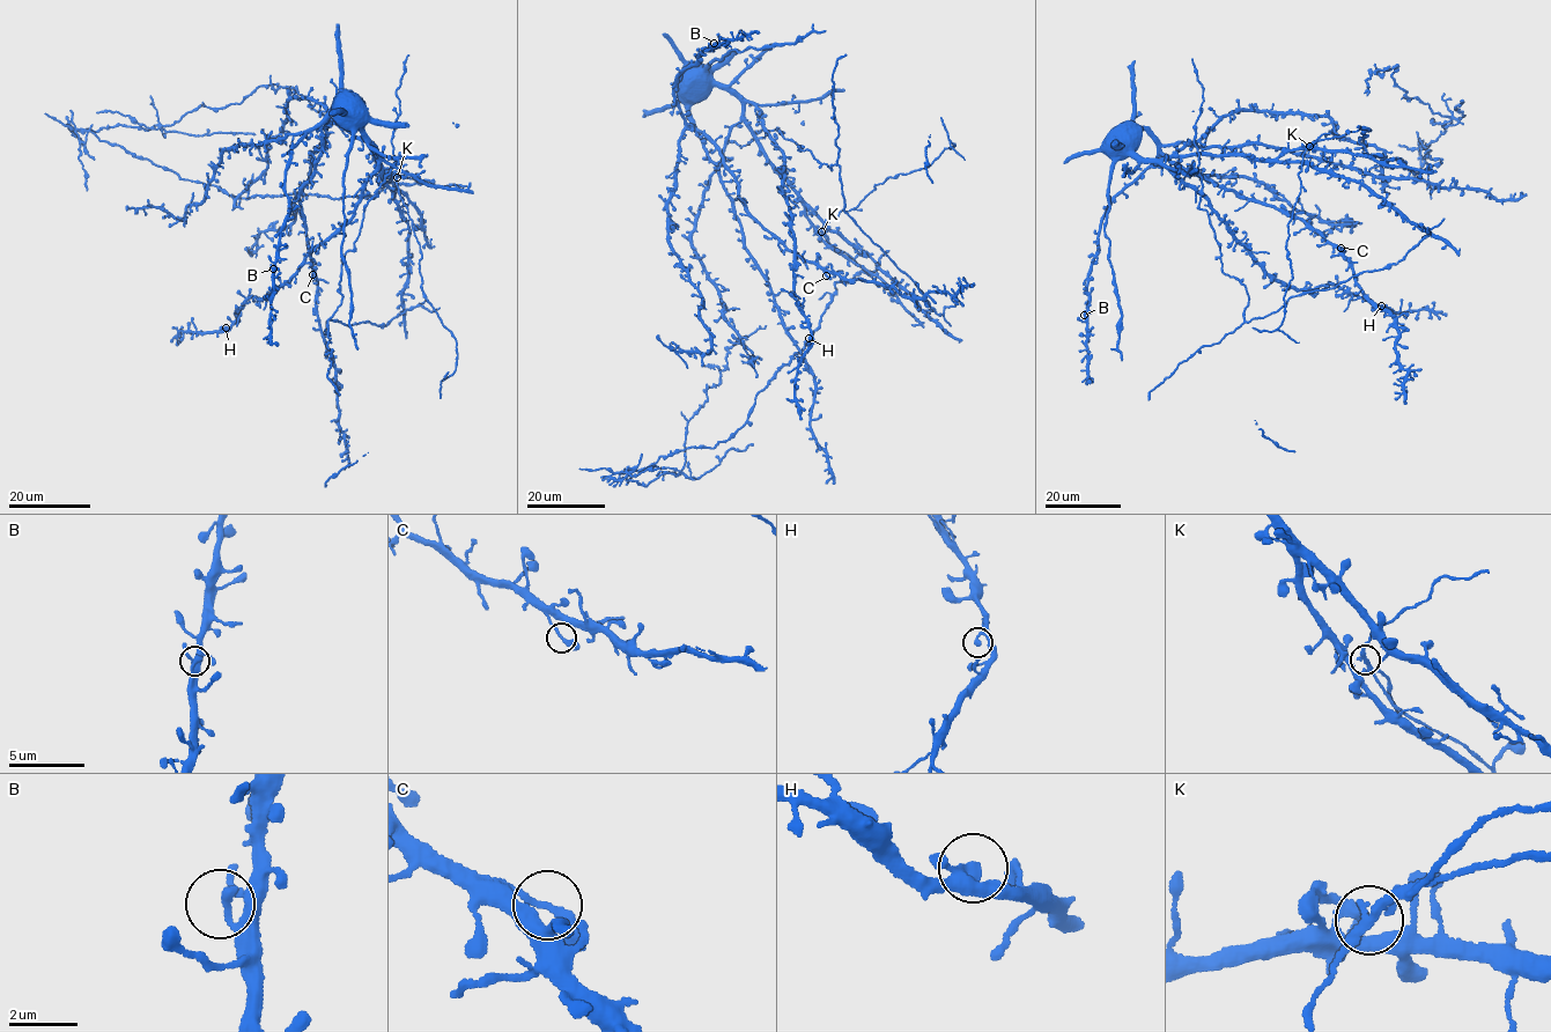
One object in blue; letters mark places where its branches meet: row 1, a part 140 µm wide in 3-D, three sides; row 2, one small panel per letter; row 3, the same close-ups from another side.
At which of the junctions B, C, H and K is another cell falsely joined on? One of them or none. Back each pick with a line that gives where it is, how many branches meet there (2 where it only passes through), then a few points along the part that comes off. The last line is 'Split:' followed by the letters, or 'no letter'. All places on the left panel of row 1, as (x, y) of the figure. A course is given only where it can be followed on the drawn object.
K: (397, 177) | 2 | (397, 177), (430, 183), (339, 199), (237, 198), (78, 130), (148, 131), (274, 83), (294, 87), (330, 122)
Split: K

